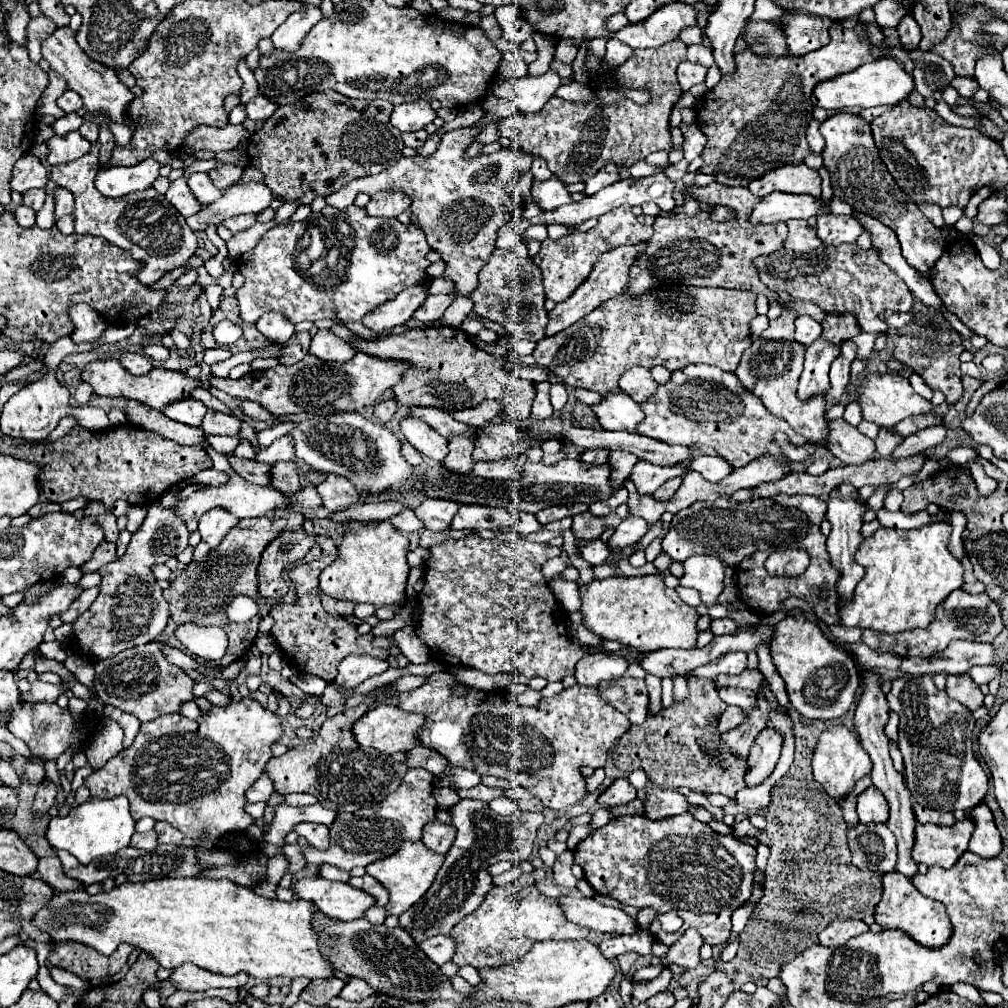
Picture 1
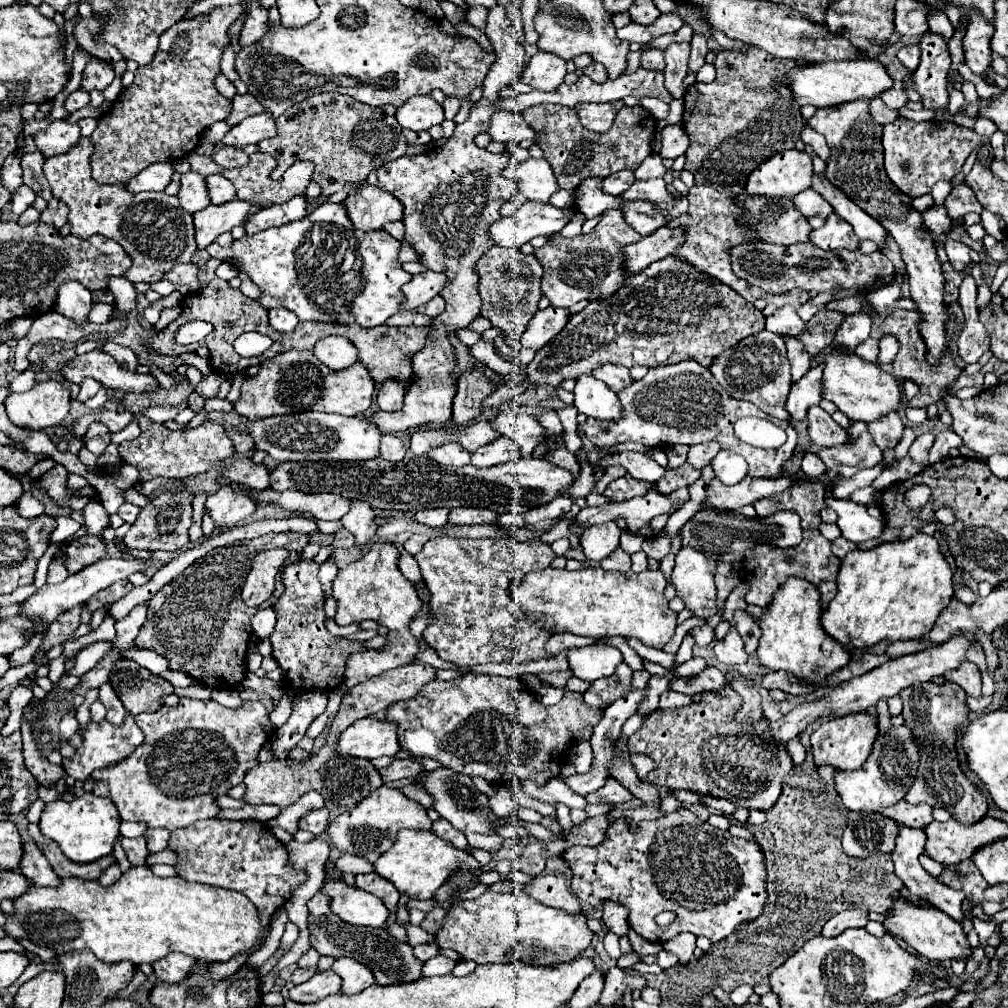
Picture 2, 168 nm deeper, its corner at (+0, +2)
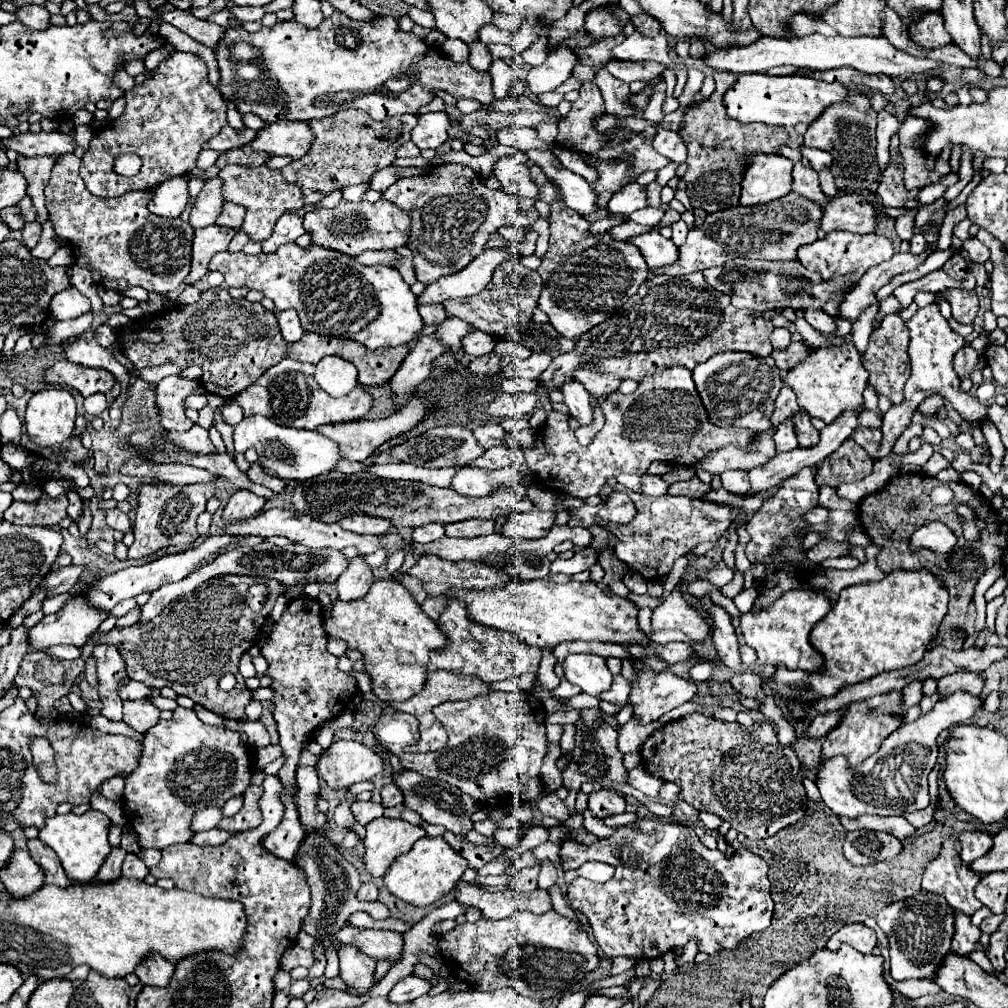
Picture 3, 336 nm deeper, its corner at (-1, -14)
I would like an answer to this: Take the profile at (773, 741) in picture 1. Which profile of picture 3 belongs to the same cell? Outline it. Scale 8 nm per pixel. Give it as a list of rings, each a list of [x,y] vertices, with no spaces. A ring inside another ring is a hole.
[[[843,710],[815,716],[815,720],[811,722],[811,726],[807,730],[807,738],[821,738],[821,736],[825,736],[831,728],[835,728],[839,724],[839,720],[841,720],[839,716],[843,716]]]

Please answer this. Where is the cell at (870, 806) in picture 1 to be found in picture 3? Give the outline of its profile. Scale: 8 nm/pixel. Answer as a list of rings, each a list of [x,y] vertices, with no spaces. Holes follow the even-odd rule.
[[[955,692],[941,698],[931,712],[921,714],[915,722],[903,724],[889,734],[879,752],[869,756],[863,764],[851,768],[845,756],[821,758],[815,772],[815,784],[827,808],[839,816],[857,818],[861,814],[875,816],[903,816],[915,810],[923,810],[929,804],[927,776],[937,762],[937,736],[951,726],[967,724],[971,716],[983,706],[983,698],[969,692]]]

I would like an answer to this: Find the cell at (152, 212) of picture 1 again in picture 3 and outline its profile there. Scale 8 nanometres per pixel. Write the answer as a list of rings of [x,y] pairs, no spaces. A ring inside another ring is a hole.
[[[75,154],[61,156],[53,166],[49,184],[45,186],[49,220],[53,224],[55,234],[69,240],[75,252],[75,264],[87,268],[97,286],[103,286],[115,292],[123,292],[129,286],[141,286],[149,292],[159,292],[159,294],[173,292],[185,280],[191,268],[191,240],[193,240],[191,224],[183,220],[173,220],[173,218],[159,218],[153,212],[149,212],[147,208],[151,200],[149,190],[133,190],[119,198],[93,196],[85,188],[83,178],[79,176],[79,166],[81,166],[81,160]]]

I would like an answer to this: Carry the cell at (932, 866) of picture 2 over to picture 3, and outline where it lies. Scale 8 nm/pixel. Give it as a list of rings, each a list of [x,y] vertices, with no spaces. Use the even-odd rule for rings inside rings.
[[[955,838],[945,840],[941,854],[927,864],[923,874],[923,890],[939,892],[947,902],[967,916],[973,916],[981,908],[981,902],[975,898],[973,888],[981,880],[977,872],[961,864],[959,852],[955,850]]]

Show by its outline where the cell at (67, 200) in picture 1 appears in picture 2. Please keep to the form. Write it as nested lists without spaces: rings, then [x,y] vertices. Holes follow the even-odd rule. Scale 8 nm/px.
[[[52,198],[50,202],[48,202],[48,208],[42,212],[42,216],[40,216],[40,220],[44,222],[44,224],[52,224],[52,226],[56,226],[56,228],[62,228],[66,222],[68,222],[68,206],[62,202],[62,200],[58,200],[58,198]]]

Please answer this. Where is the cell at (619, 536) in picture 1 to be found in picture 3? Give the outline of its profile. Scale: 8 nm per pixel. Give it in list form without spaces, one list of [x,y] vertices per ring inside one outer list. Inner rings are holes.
[[[583,548],[583,550],[575,550],[573,558],[569,560],[563,560],[563,558],[557,558],[553,564],[551,564],[551,574],[577,574],[577,572],[583,572],[583,570],[589,570],[591,564],[597,562],[597,552],[593,548]]]

